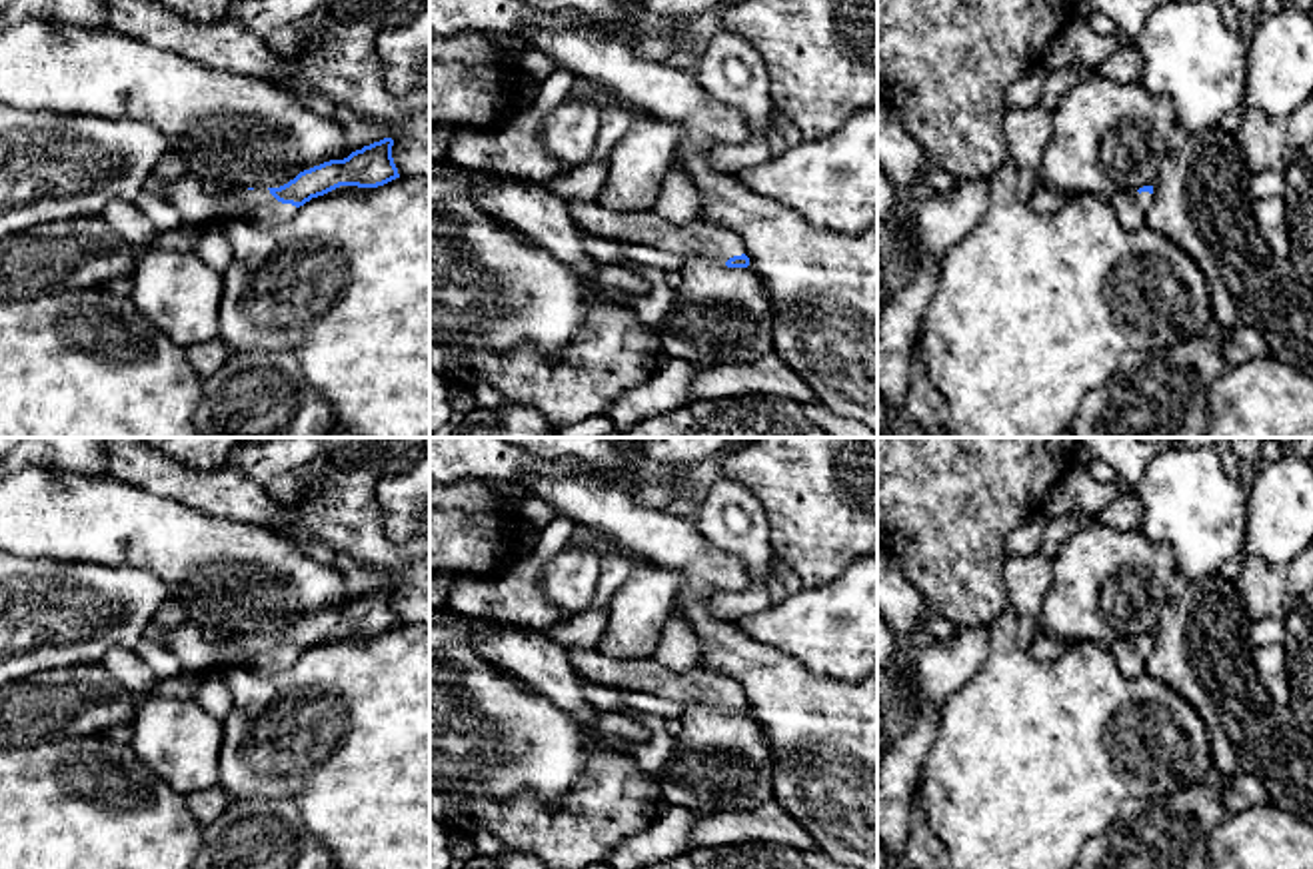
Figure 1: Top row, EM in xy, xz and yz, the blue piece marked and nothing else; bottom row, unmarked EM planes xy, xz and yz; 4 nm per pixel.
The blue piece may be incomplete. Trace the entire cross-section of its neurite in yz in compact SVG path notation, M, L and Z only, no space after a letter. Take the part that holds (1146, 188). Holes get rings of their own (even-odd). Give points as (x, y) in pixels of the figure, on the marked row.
M1143 186L1133 194L1115 194L1111 206L1125 230L1137 230L1145 226L1147 212L1153 204L1153 186Z

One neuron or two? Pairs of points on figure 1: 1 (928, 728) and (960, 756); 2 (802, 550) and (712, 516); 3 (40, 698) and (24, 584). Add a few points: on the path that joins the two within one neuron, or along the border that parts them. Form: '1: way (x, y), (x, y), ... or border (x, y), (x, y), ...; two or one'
1: border (954, 692), (940, 712), (938, 736), (918, 780); two
2: border (754, 494), (766, 514), (776, 558); two
3: border (32, 674), (20, 680); two

